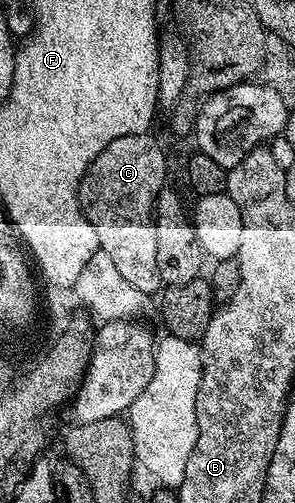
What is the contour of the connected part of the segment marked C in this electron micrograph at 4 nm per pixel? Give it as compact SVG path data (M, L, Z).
M144 133L120 136L120 140L112 140L112 144L108 144L108 148L104 148L104 152L100 152L100 156L96 156L96 160L92 160L92 164L86 169L86 175L78 186L78 205L92 224L92 228L96 228L100 249L112 256L116 268L120 270L124 279L140 292L154 296L164 286L160 268L156 268L154 201L162 191L162 187L167 185L168 178L166 178L166 154L158 147L157 140L150 137L149 133Z

